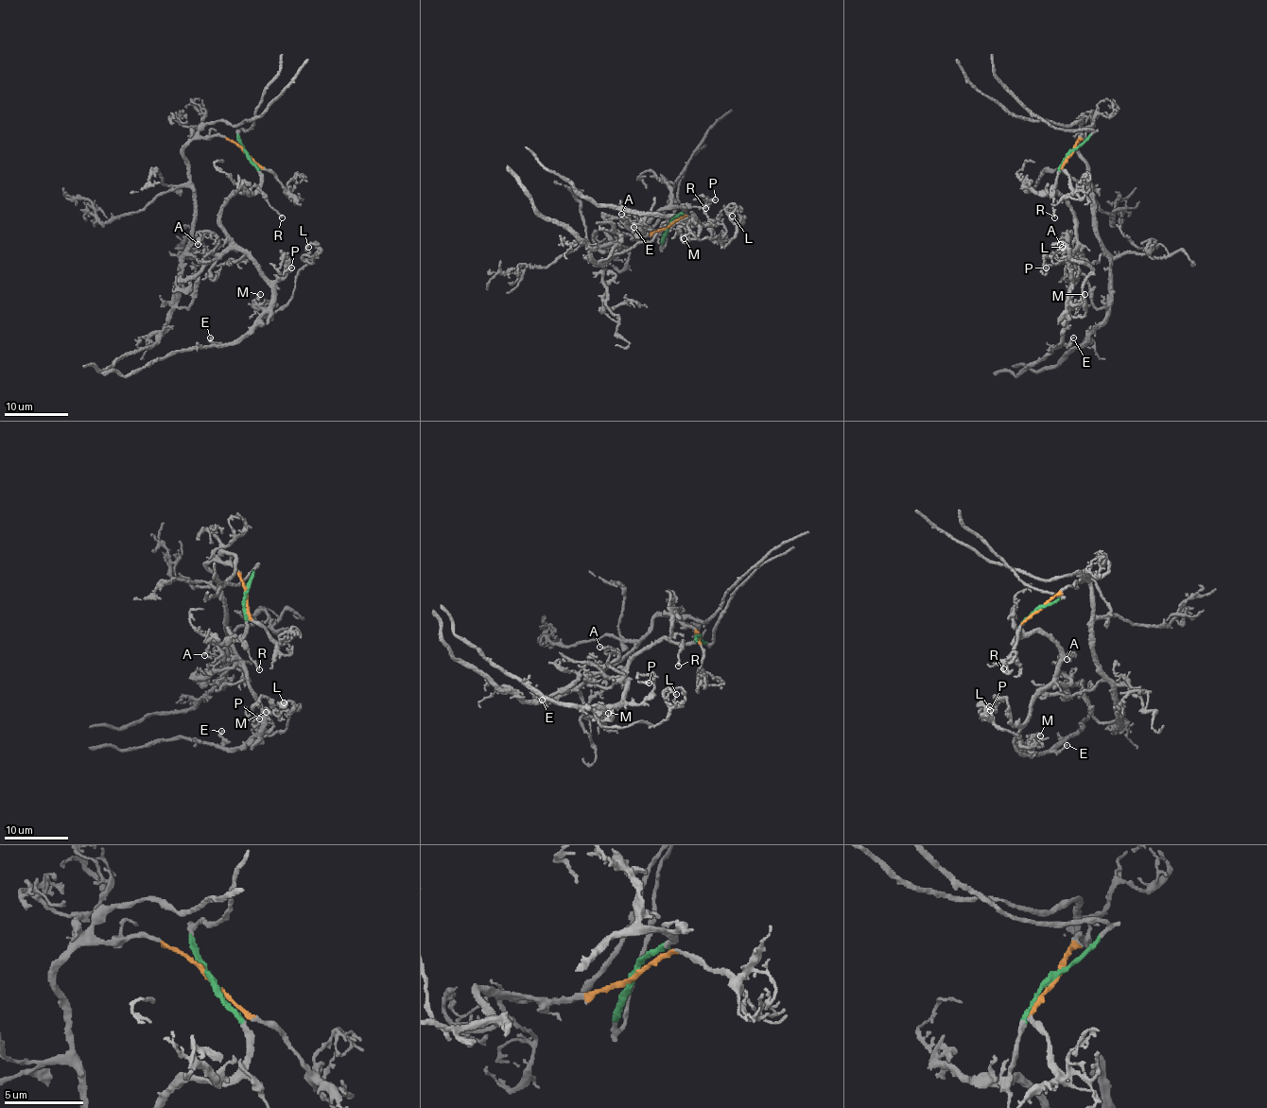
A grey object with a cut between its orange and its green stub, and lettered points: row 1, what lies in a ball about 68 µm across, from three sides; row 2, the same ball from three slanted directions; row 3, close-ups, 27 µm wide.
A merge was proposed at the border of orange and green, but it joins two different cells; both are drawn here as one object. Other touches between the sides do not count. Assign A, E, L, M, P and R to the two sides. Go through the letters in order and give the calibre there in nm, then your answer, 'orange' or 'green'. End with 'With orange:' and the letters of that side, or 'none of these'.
A: 240 nm | green
E: 220 nm | green
L: 150 nm | green
M: 240 nm | green
P: 220 nm | green
R: 160 nm | green
With orange: none of these

